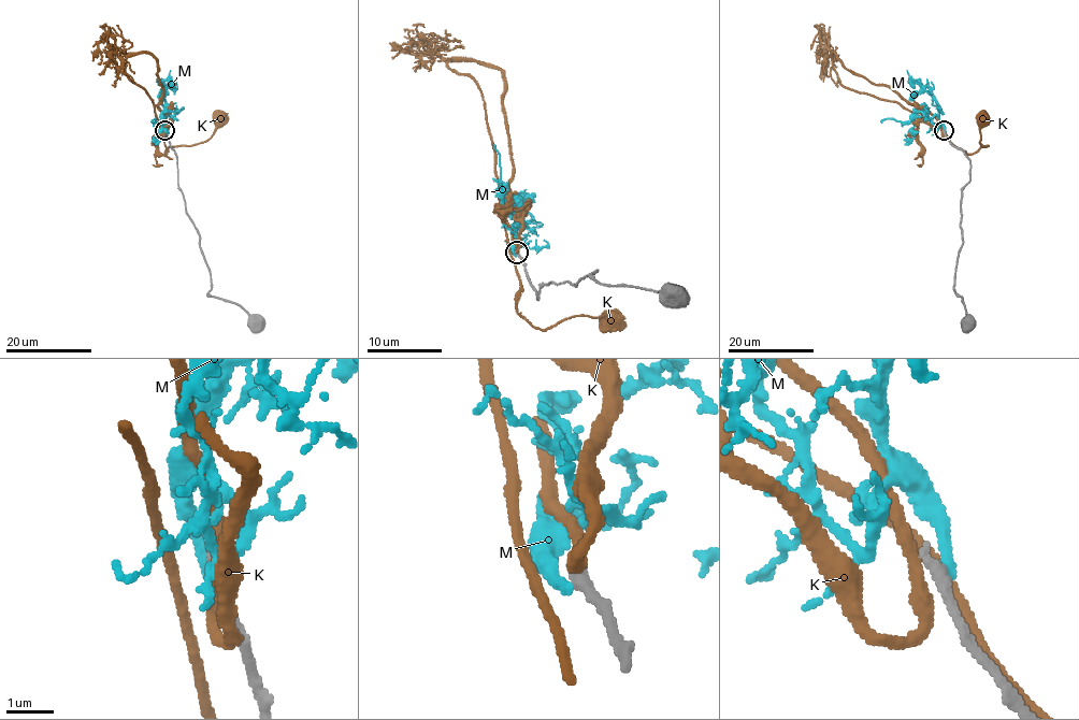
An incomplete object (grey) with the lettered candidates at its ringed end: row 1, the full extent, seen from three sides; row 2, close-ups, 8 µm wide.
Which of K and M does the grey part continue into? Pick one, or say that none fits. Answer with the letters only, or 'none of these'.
none of these

